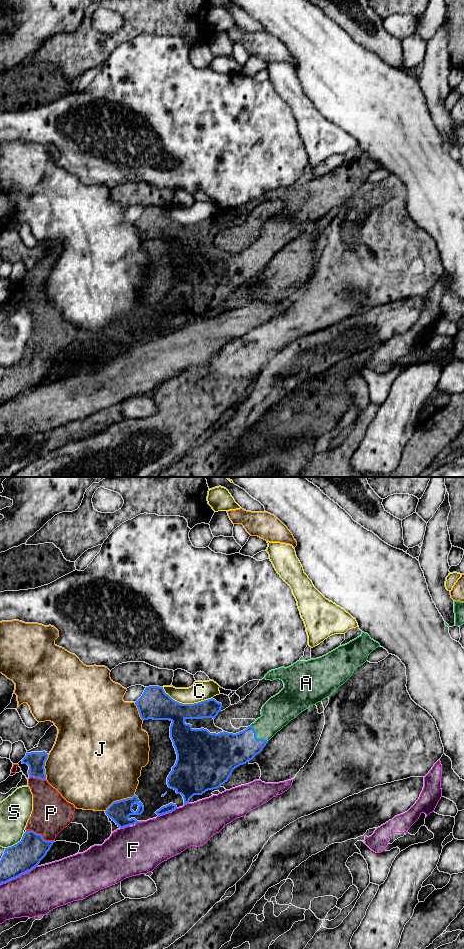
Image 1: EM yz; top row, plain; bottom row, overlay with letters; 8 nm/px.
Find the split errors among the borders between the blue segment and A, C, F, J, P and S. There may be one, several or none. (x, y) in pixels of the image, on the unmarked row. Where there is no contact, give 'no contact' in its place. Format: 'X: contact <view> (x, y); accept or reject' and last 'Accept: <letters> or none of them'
A: contact yz (255, 257); accept
C: contact yz (186, 224); reject
F: contact yz (18, 396); reject
J: contact yz (120, 320); reject
P: contact yz (40, 354); accept
S: contact yz (17, 363); reject
Accept: A, P

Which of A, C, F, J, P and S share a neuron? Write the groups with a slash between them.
A P / C / F / J / S

